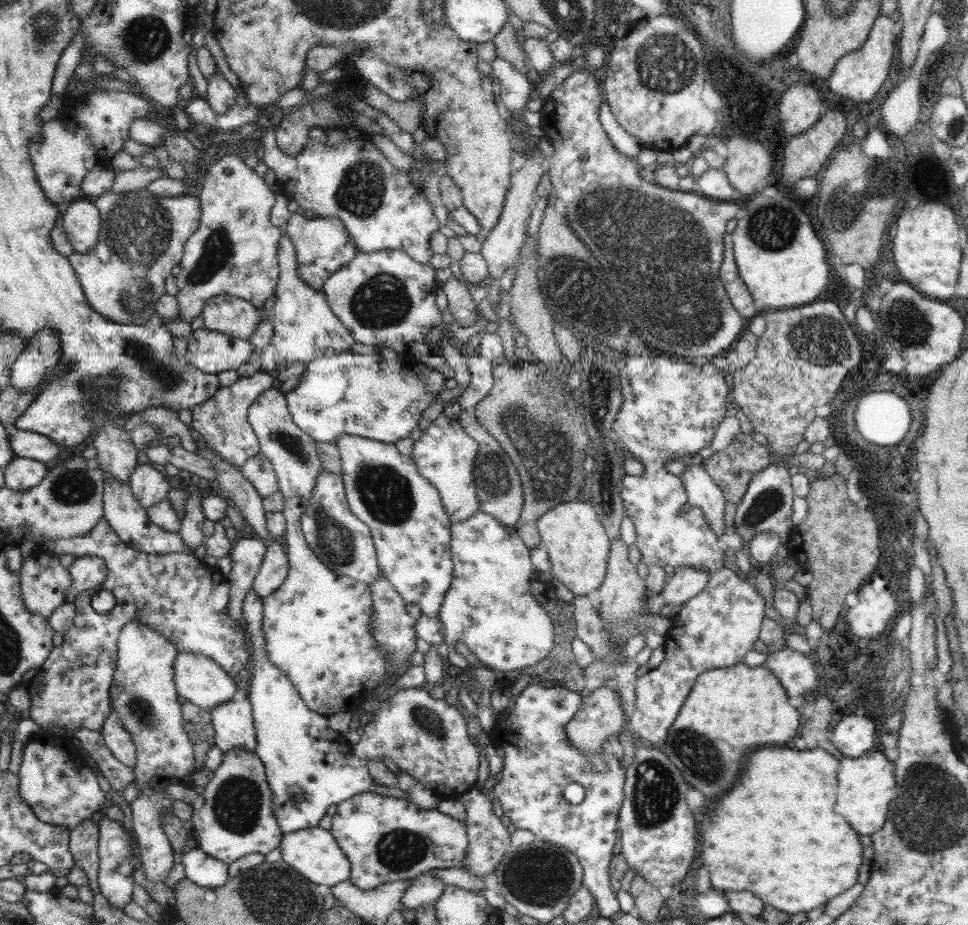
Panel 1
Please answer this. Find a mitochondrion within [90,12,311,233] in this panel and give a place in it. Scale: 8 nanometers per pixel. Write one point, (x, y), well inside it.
(145, 39)

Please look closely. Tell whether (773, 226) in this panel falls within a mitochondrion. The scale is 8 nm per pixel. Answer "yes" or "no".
yes

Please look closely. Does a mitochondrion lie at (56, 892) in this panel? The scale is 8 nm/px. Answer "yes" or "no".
no

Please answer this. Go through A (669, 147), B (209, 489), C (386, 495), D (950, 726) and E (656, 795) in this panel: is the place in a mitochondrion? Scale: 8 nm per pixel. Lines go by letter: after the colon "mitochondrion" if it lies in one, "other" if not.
A: other
B: other
C: mitochondrion
D: other
E: mitochondrion

